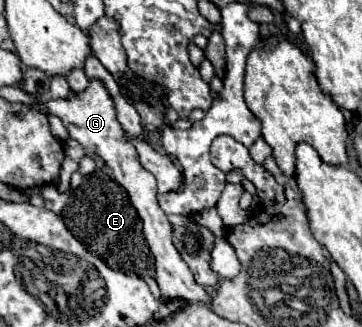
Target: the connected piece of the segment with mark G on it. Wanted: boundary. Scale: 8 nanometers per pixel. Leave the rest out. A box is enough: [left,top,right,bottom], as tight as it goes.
[28,80,212,302]

